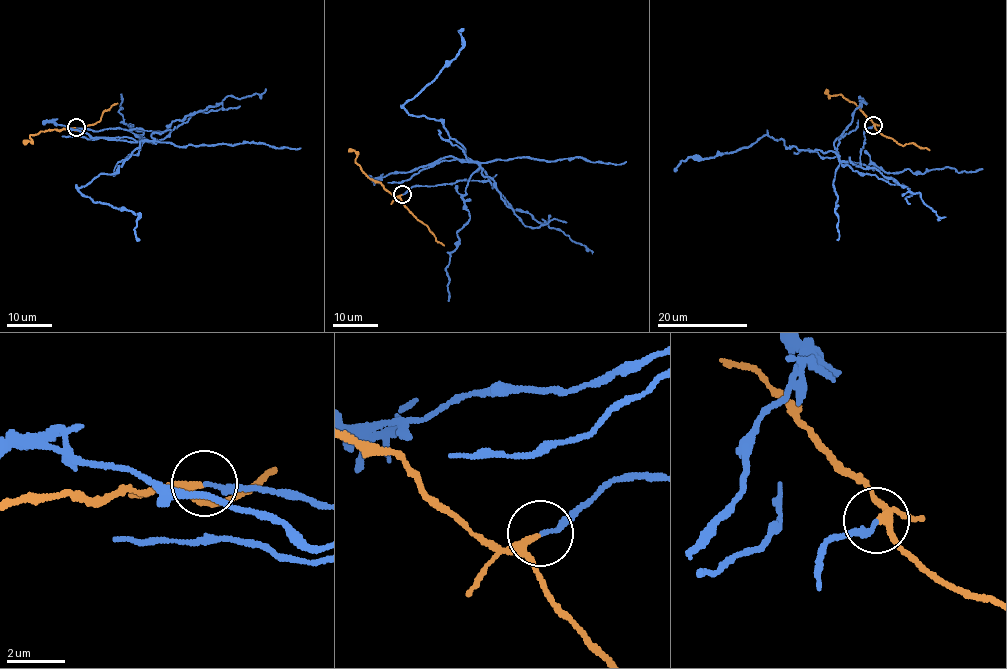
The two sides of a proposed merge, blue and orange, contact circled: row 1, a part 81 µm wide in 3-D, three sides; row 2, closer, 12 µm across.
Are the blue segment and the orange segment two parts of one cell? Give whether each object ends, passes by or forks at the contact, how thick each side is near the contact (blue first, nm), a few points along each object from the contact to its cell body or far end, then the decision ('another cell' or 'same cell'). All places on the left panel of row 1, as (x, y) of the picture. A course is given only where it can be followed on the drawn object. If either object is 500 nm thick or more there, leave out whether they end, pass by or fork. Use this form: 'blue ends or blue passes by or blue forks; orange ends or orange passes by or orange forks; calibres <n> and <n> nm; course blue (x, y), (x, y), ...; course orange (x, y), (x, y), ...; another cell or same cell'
blue ends; orange passes by; calibres 170 and 190 nm; course blue (75, 128), (124, 128), (154, 142), (140, 141), (114, 174), (78, 189), (139, 216), (138, 241); course orange (75, 128), (44, 131), (30, 136), (31, 141), (23, 140); another cell

